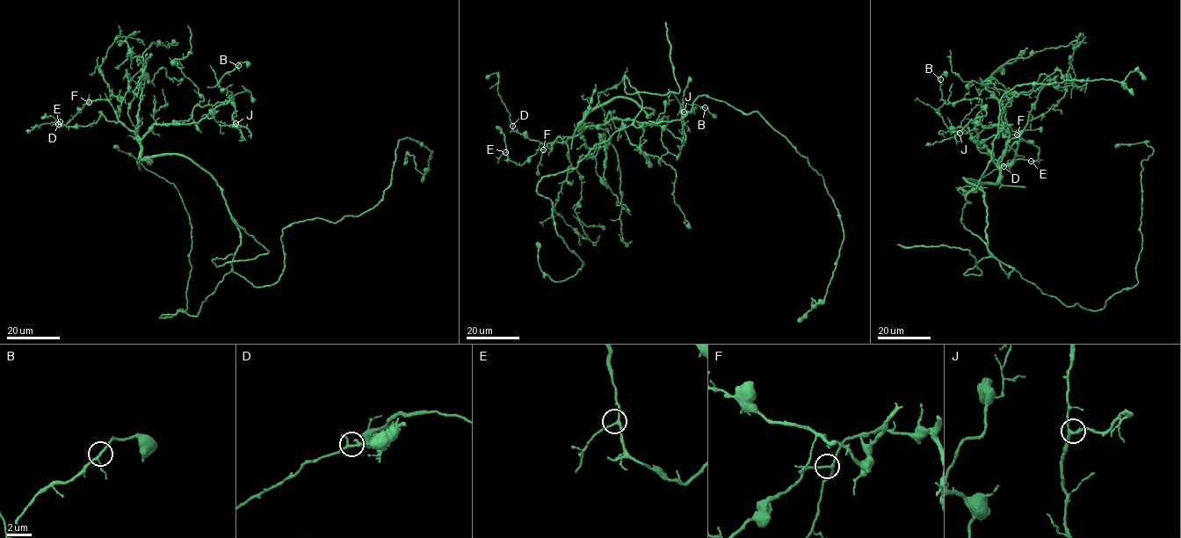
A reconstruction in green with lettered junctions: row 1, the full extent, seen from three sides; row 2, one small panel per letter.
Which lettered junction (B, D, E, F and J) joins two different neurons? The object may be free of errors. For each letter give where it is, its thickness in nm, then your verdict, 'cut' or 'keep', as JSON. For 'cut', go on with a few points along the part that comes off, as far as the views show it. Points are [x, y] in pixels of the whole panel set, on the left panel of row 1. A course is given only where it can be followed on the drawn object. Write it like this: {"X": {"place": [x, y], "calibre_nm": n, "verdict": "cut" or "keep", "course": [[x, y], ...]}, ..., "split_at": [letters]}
{"B": {"place": [238, 65], "calibre_nm": 170, "verdict": "keep"}, "D": {"place": [60, 121], "calibre_nm": 170, "verdict": "keep"}, "E": {"place": [58, 124], "calibre_nm": 170, "verdict": "keep"}, "F": {"place": [89, 102], "calibre_nm": 180, "verdict": "keep"}, "J": {"place": [235, 123], "calibre_nm": 220, "verdict": "keep"}, "split_at": []}

